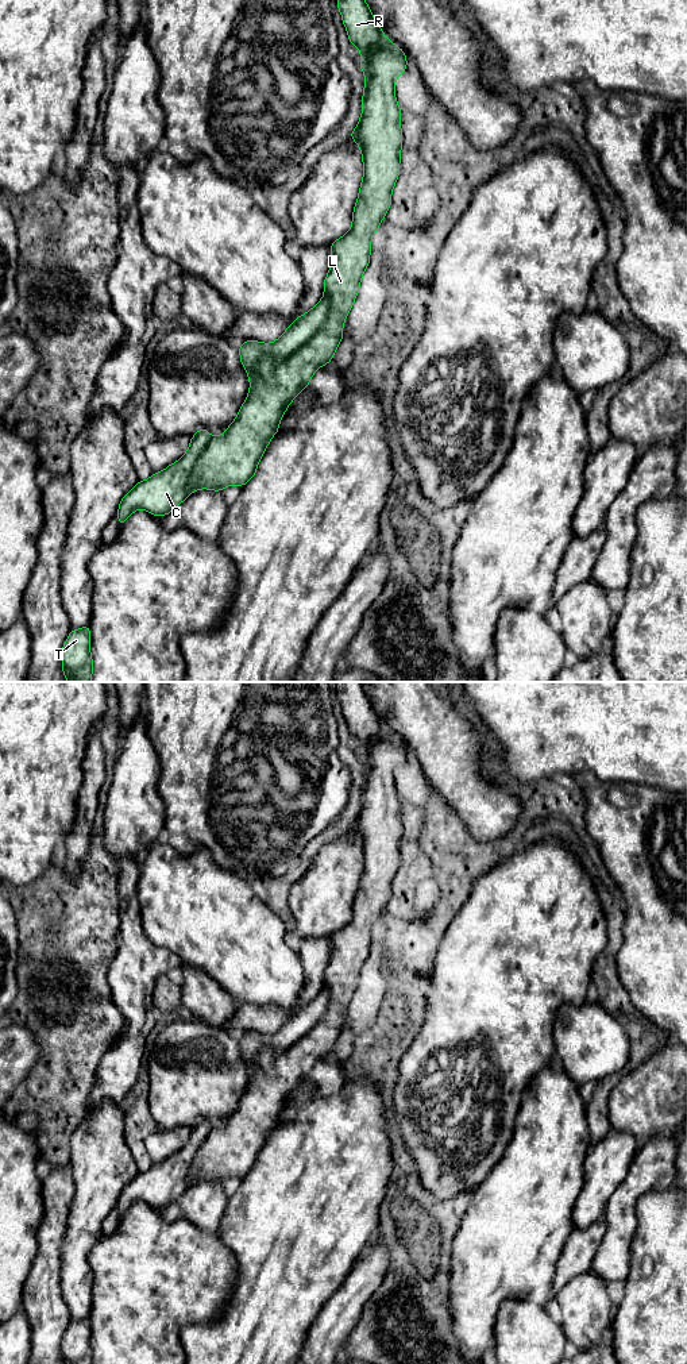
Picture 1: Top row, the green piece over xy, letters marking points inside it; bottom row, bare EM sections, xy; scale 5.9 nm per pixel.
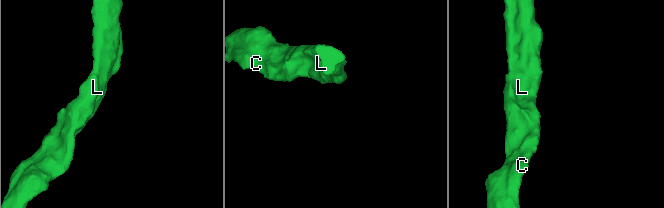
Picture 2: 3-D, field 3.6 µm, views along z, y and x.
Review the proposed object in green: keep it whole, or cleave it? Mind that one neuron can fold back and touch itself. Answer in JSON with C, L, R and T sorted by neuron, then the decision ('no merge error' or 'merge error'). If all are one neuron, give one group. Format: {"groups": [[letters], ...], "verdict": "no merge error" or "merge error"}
{"groups": [["C", "L", "R", "T"]], "verdict": "no merge error"}

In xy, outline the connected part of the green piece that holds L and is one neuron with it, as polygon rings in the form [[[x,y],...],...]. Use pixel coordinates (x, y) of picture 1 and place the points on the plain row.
[[[335,682],[350,735],[360,741],[360,762],[364,764],[362,808],[351,824],[362,844],[363,871],[354,898],[352,917],[347,925],[331,936],[331,960],[324,971],[323,990],[306,1005],[297,1009],[273,1034],[246,1032],[239,1037],[240,1053],[250,1071],[250,1083],[236,1110],[223,1126],[212,1128],[200,1120],[190,1129],[188,1143],[174,1155],[146,1172],[138,1175],[121,1190],[119,1217],[136,1202],[143,1201],[153,1207],[166,1207],[192,1183],[209,1180],[221,1183],[231,1176],[244,1178],[256,1164],[271,1129],[279,1121],[279,1113],[289,1095],[309,1078],[316,1061],[328,1056],[341,1030],[343,1016],[359,985],[371,945],[371,929],[391,897],[391,882],[400,867],[402,839],[401,798],[395,791],[395,771],[408,758],[402,740],[390,733],[363,689],[363,682]]]

